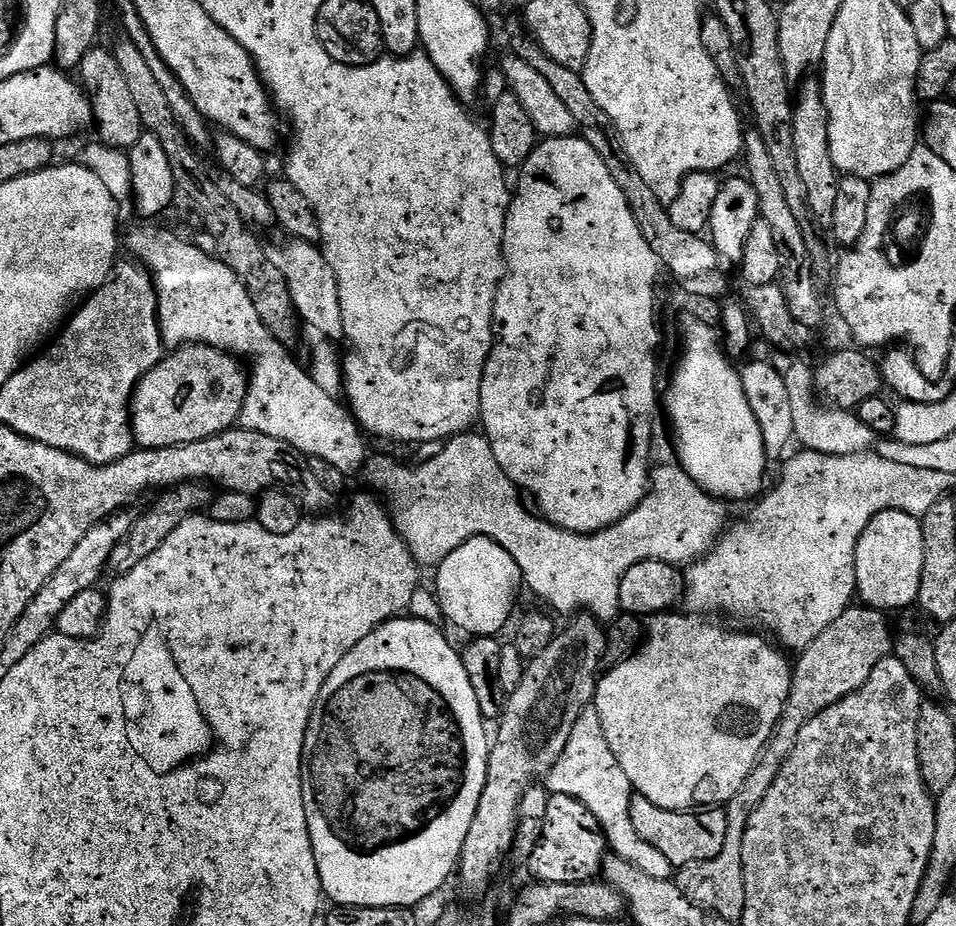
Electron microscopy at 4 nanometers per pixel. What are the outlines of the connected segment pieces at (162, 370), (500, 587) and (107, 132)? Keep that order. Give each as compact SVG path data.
M189 344L165 355L160 364L143 377L132 396L135 443L141 449L173 448L202 442L237 427L248 397L249 379L245 365L237 357L208 344Z
M476 536L454 550L436 568L436 573L436 594L443 614L473 637L500 634L524 584L514 556L489 536Z
M103 46L91 48L86 58L82 58L78 76L90 89L94 128L100 131L99 139L109 148L131 150L140 141L146 129L142 122L142 114L138 114L138 105L134 102L133 95L130 94L126 74L122 74L122 66L118 66L116 61L115 51L111 47L103 48Z

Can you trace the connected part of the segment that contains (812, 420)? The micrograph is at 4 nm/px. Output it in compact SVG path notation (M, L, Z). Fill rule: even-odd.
M778 352L778 355L772 358L774 368L784 374L791 391L795 441L801 443L800 446L807 451L835 456L869 451L875 445L875 433L862 422L857 413L816 402L815 369L800 357L802 356L792 352Z

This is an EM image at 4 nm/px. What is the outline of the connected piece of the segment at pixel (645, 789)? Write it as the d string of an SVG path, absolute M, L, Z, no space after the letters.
M669 610L660 613L660 615L654 615L647 621L646 624L646 639L642 647L637 651L635 656L629 656L628 659L619 661L615 666L609 667L607 671L603 673L600 677L600 685L596 688L596 698L594 701L594 710L599 714L600 721L604 727L604 733L606 738L610 742L610 746L614 750L614 754L618 758L618 762L628 775L628 784L631 787L636 787L635 791L639 795L644 796L650 802L654 802L654 806L662 806L662 810L678 810L679 812L686 812L689 810L703 810L705 808L710 808L713 806L728 806L728 803L743 790L744 787L748 784L748 779L756 772L756 767L760 764L760 755L768 748L768 743L771 740L774 740L774 737L777 735L780 721L784 719L784 711L788 706L788 699L792 693L792 677L794 675L794 664L790 659L787 660L784 655L786 655L785 649L783 647L777 646L771 639L763 640L760 636L755 636L752 632L735 632L732 628L723 628L720 624L715 624L715 619L705 618L700 614L683 614L684 616L679 616L676 610Z

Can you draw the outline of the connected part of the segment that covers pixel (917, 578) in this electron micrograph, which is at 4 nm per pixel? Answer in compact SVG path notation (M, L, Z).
M886 510L866 526L856 551L856 591L861 605L877 610L908 608L920 598L926 566L924 525L905 512Z

